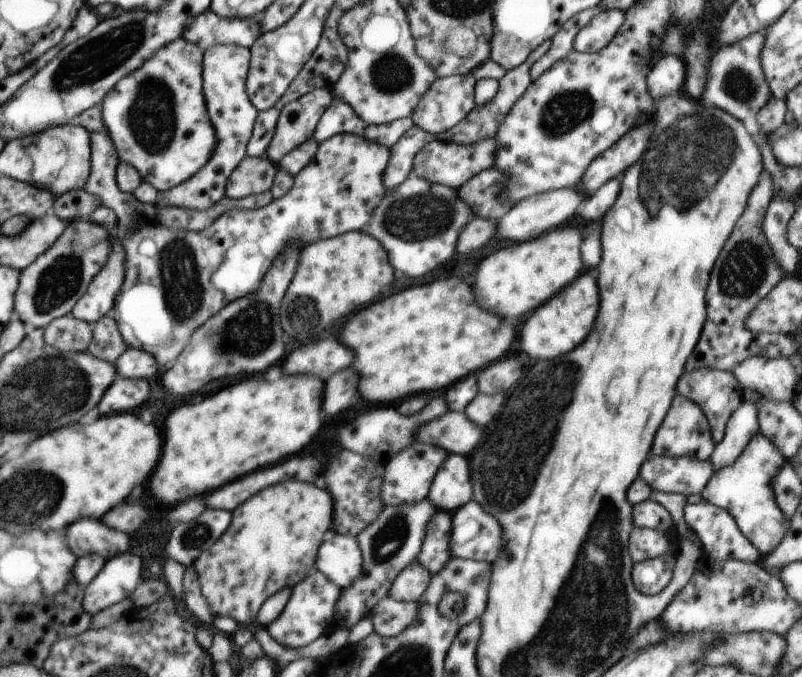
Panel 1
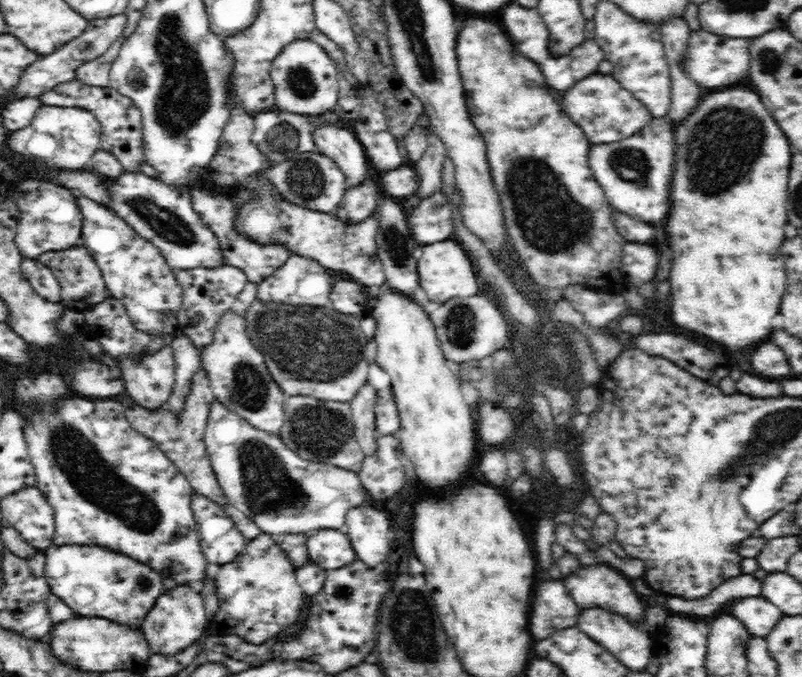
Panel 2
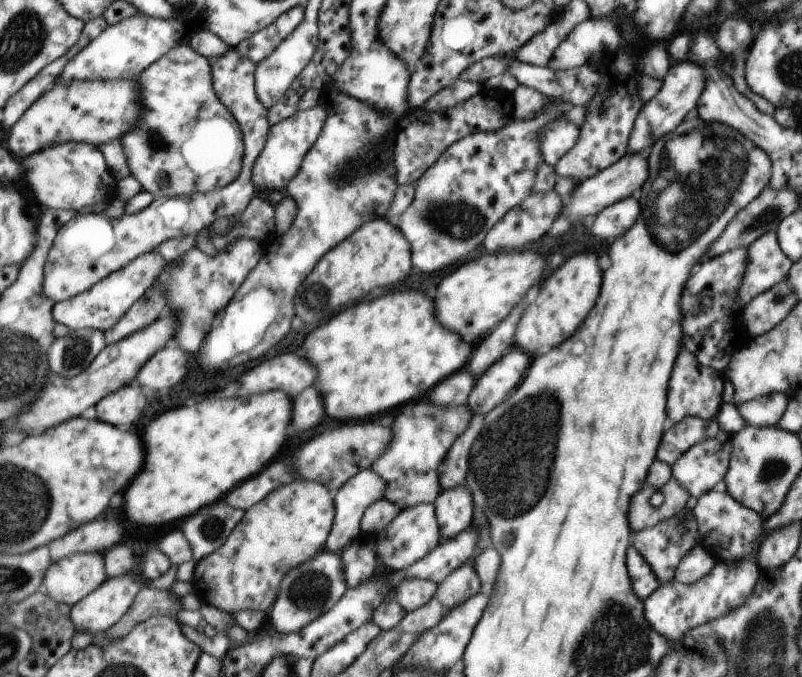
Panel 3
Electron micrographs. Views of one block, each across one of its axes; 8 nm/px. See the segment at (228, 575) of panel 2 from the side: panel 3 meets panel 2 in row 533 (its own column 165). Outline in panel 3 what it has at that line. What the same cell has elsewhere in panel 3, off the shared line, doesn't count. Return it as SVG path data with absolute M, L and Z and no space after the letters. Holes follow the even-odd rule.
M157 251L141 254L125 267L112 272L101 282L94 284L88 291L80 292L68 300L55 303L53 306L54 320L72 330L93 328L104 332L106 329L112 328L138 299L148 293L149 288L154 286L160 272L166 266L168 266L168 262Z

